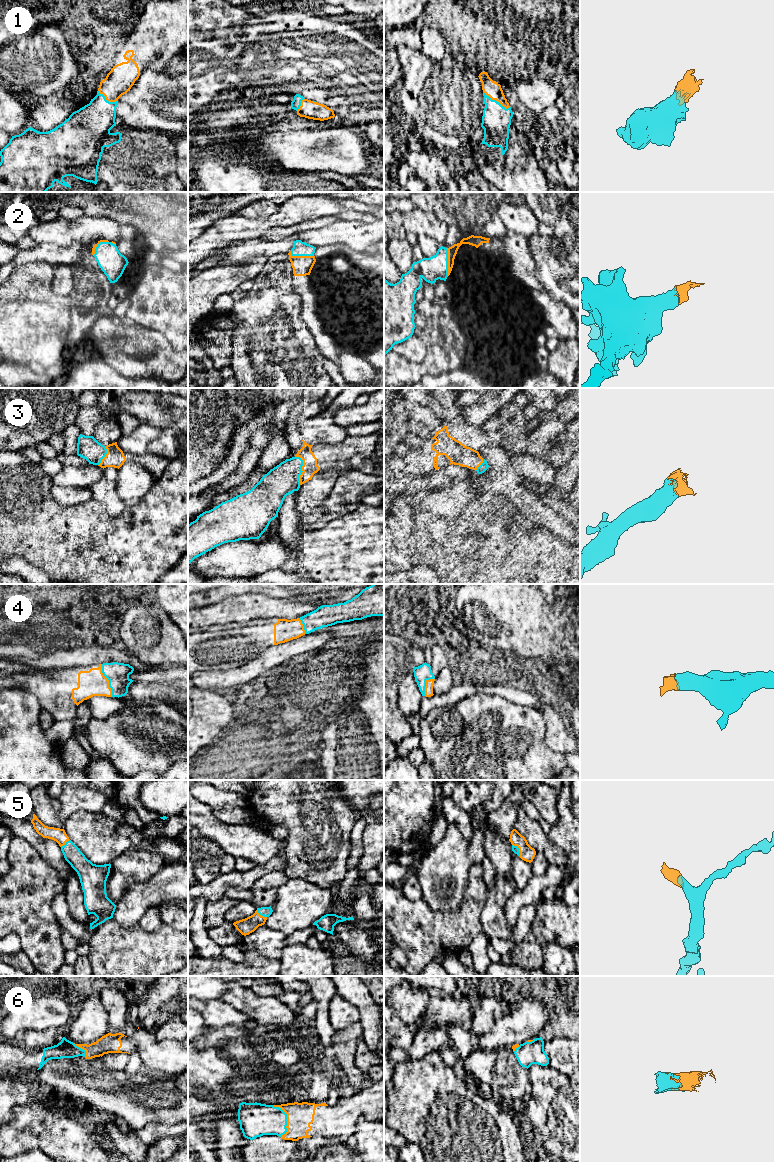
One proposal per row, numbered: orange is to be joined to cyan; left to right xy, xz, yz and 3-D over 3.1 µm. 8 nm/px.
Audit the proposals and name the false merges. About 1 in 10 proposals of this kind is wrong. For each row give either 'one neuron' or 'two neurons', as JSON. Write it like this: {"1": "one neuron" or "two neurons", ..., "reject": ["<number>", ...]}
{"1": "one neuron", "2": "one neuron", "3": "one neuron", "4": "one neuron", "5": "one neuron", "6": "one neuron", "reject": []}

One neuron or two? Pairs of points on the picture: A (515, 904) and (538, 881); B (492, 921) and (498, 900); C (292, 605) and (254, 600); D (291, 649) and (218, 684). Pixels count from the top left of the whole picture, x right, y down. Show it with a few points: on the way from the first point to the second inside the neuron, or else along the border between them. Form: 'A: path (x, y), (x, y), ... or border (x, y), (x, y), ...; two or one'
A: path (521, 898), (532, 887); one
B: path (493, 916), (494, 905); one
C: path (282, 606), (263, 606); one
D: path (273, 656), (249, 671), (236, 676); one

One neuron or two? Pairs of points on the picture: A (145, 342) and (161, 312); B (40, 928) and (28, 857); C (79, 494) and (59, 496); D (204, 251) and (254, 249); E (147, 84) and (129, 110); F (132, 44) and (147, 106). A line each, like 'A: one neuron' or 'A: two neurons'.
A: two neurons
B: one neuron
C: one neuron
D: two neurons
E: one neuron
F: two neurons

